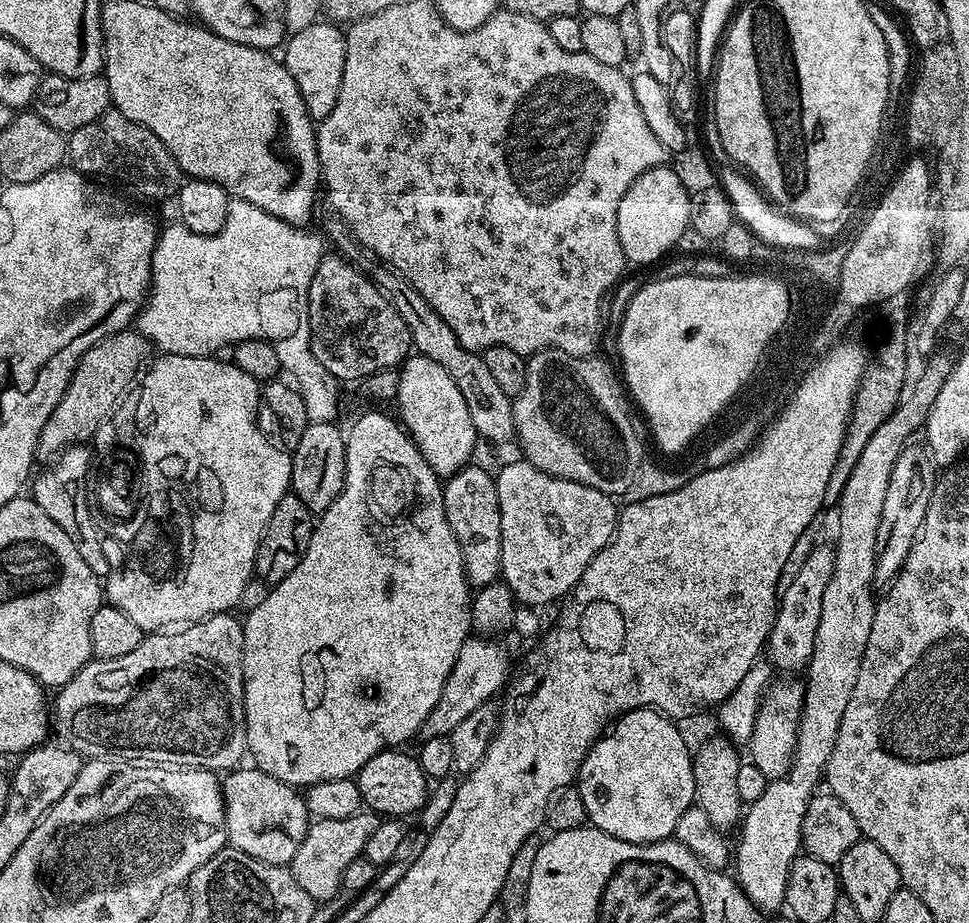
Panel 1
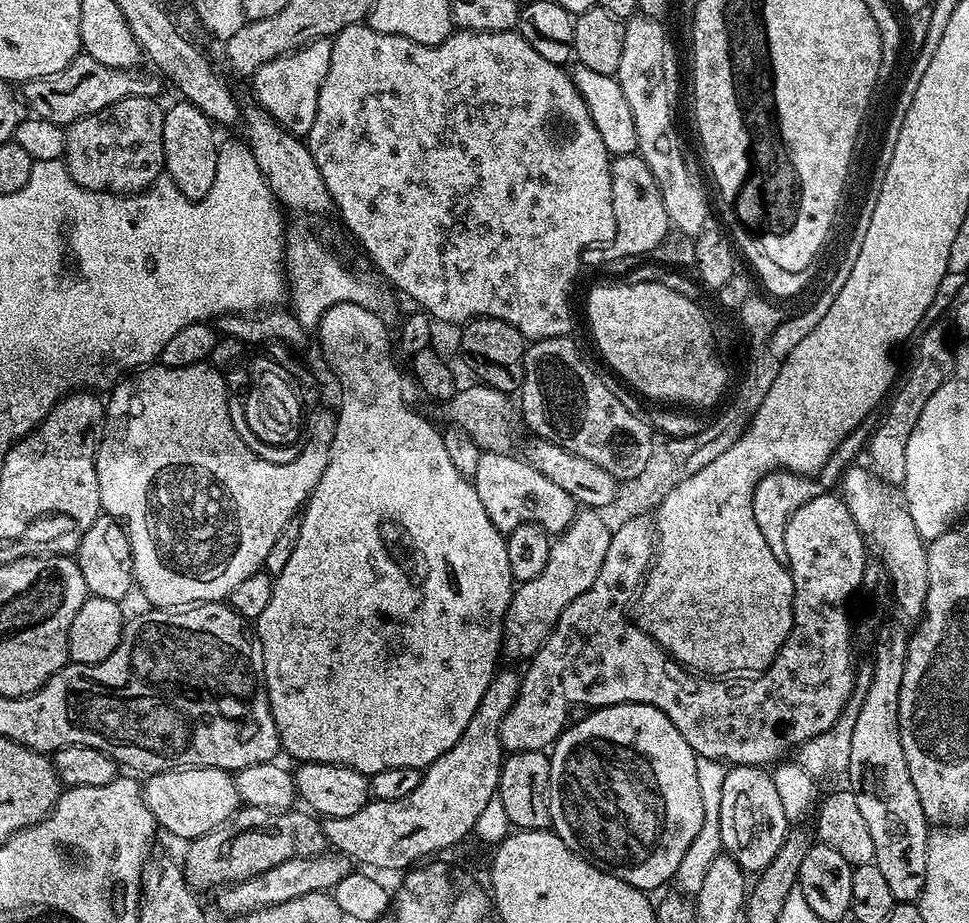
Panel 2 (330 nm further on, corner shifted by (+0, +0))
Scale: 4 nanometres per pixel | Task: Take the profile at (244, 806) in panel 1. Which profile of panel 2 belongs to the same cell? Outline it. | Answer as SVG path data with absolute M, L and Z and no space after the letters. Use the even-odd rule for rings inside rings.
M171 768L165 772L154 772L143 781L142 787L144 801L154 814L157 825L163 831L165 828L166 831L181 836L184 842L197 840L199 836L224 827L242 804L233 773L223 772L221 768Z

